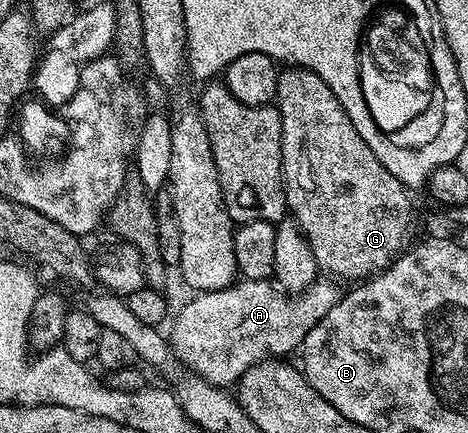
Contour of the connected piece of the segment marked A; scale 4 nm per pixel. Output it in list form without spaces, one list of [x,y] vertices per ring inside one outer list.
[[[242,279],[219,291],[203,291],[195,294],[178,311],[174,319],[174,332],[169,332],[168,342],[173,350],[175,360],[182,363],[191,375],[198,375],[214,387],[230,389],[237,384],[242,375],[253,363],[260,363],[270,357],[286,357],[289,351],[297,352],[302,346],[302,338],[311,331],[328,313],[332,305],[340,298],[339,284],[334,281],[321,283],[315,281],[301,292],[300,297],[283,296],[265,279]]]

